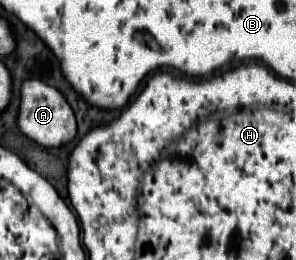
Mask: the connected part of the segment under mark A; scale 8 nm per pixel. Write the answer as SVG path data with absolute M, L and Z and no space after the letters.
M29 79L21 87L21 111L17 125L29 139L43 147L61 147L71 141L77 133L75 115L65 97L55 87L49 87L37 79Z

